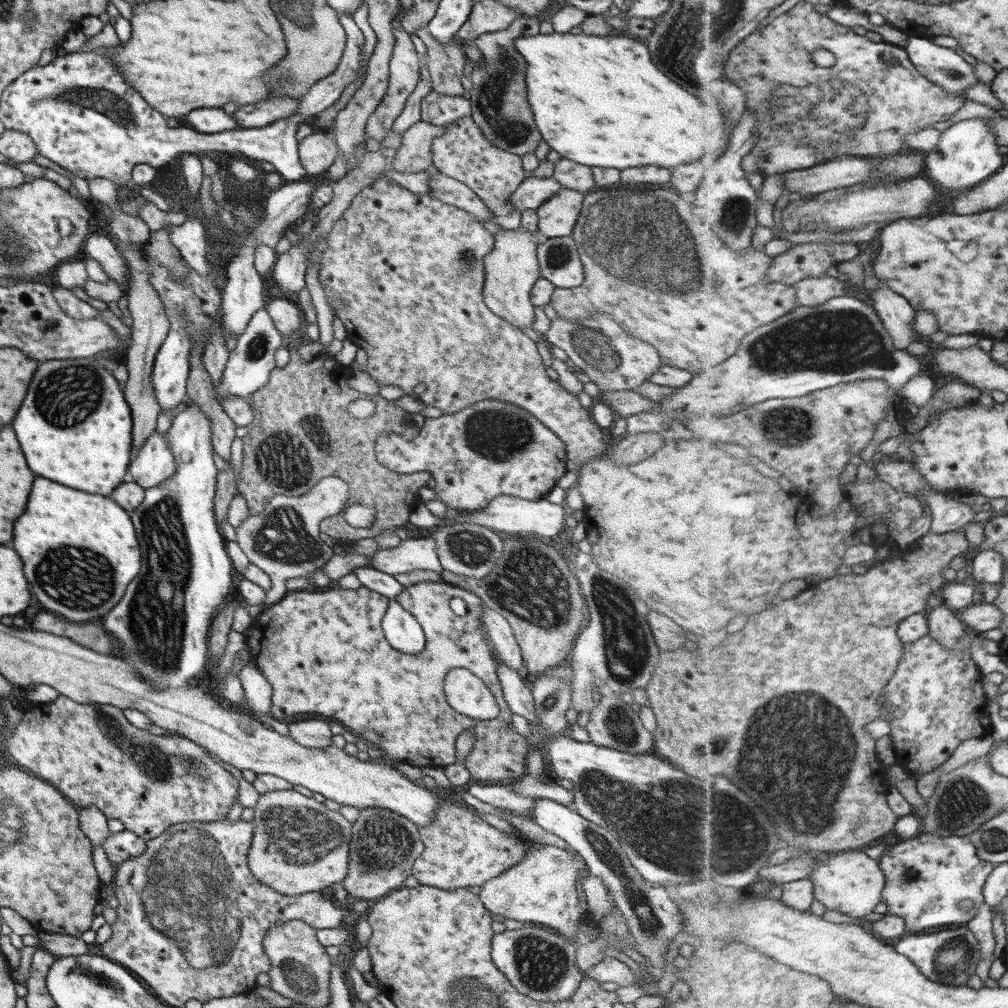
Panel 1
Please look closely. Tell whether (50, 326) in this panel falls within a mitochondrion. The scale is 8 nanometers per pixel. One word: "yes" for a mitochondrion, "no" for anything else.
no

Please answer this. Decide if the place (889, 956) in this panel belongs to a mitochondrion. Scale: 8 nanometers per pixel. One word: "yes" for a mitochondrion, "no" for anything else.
no

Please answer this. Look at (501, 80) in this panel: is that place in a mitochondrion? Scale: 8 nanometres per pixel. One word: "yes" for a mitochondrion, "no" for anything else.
yes

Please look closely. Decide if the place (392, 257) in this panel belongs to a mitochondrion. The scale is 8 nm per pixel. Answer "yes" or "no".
no

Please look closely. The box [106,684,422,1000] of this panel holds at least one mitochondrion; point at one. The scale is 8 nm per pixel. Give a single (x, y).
(191, 894)

